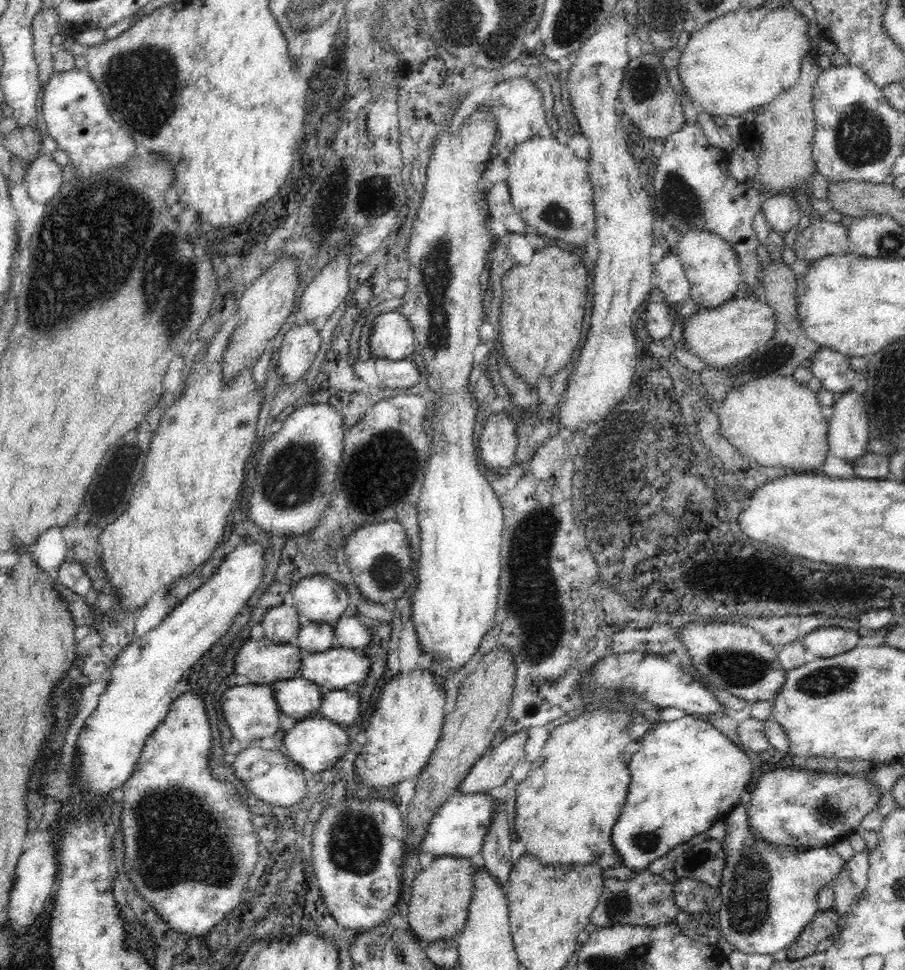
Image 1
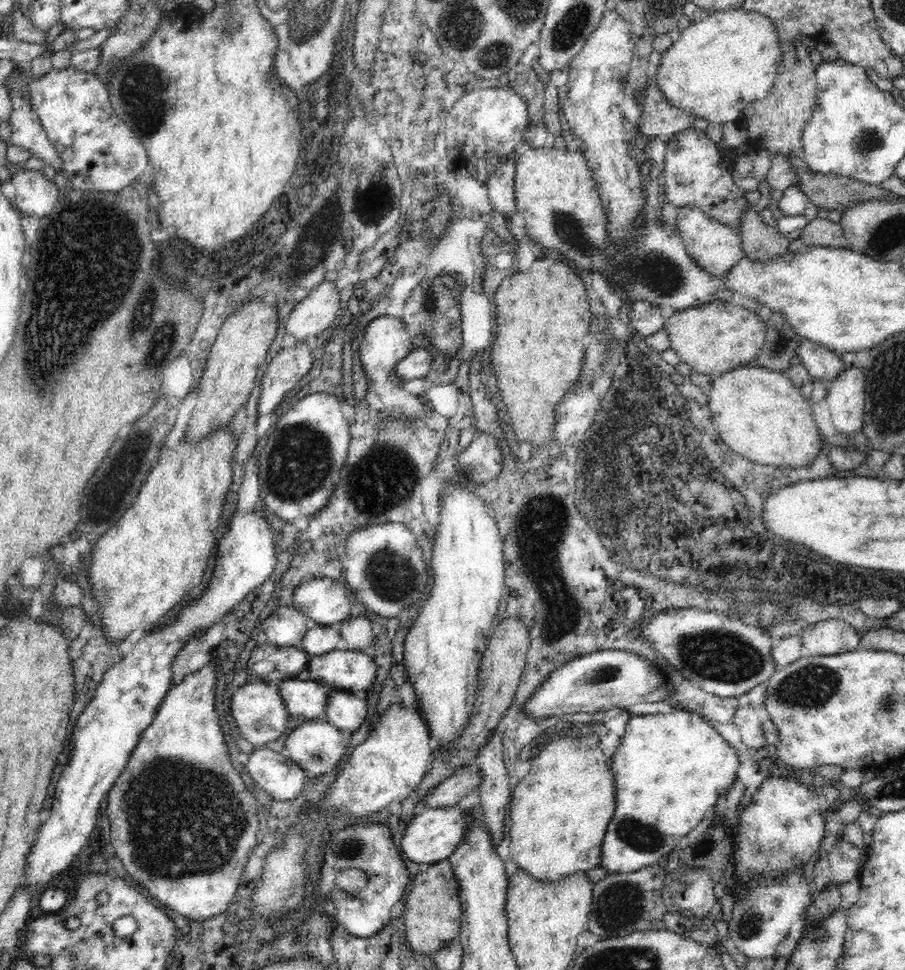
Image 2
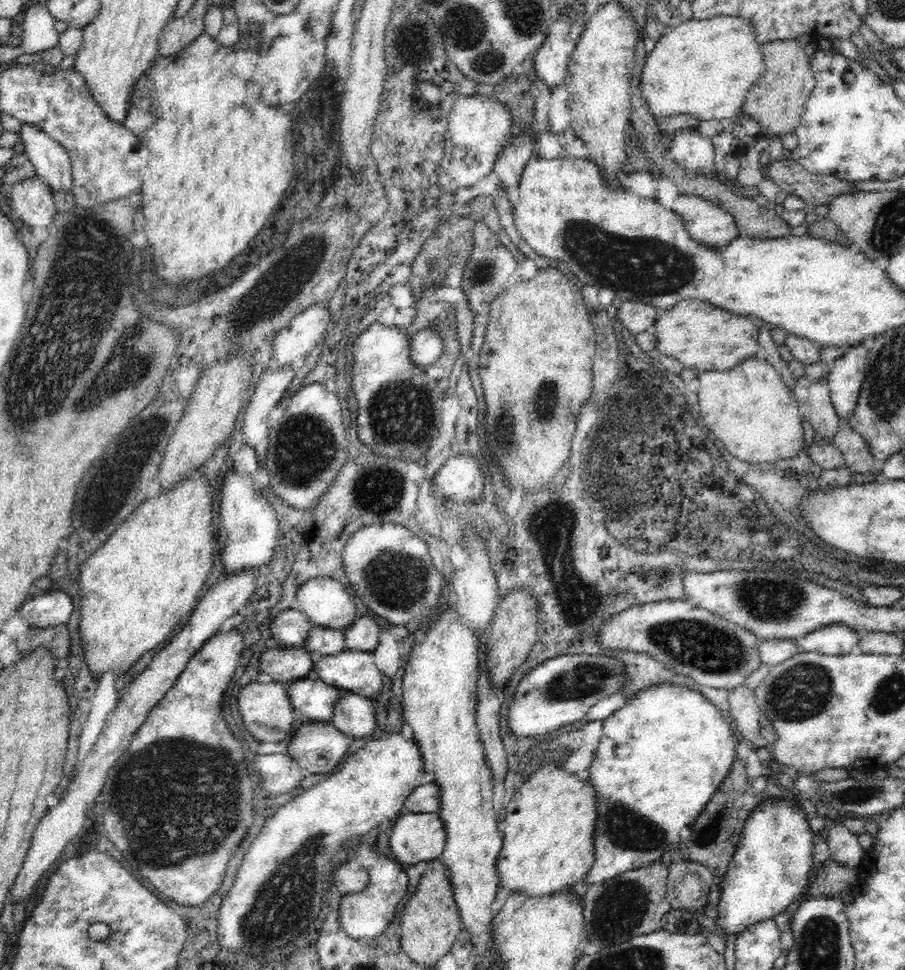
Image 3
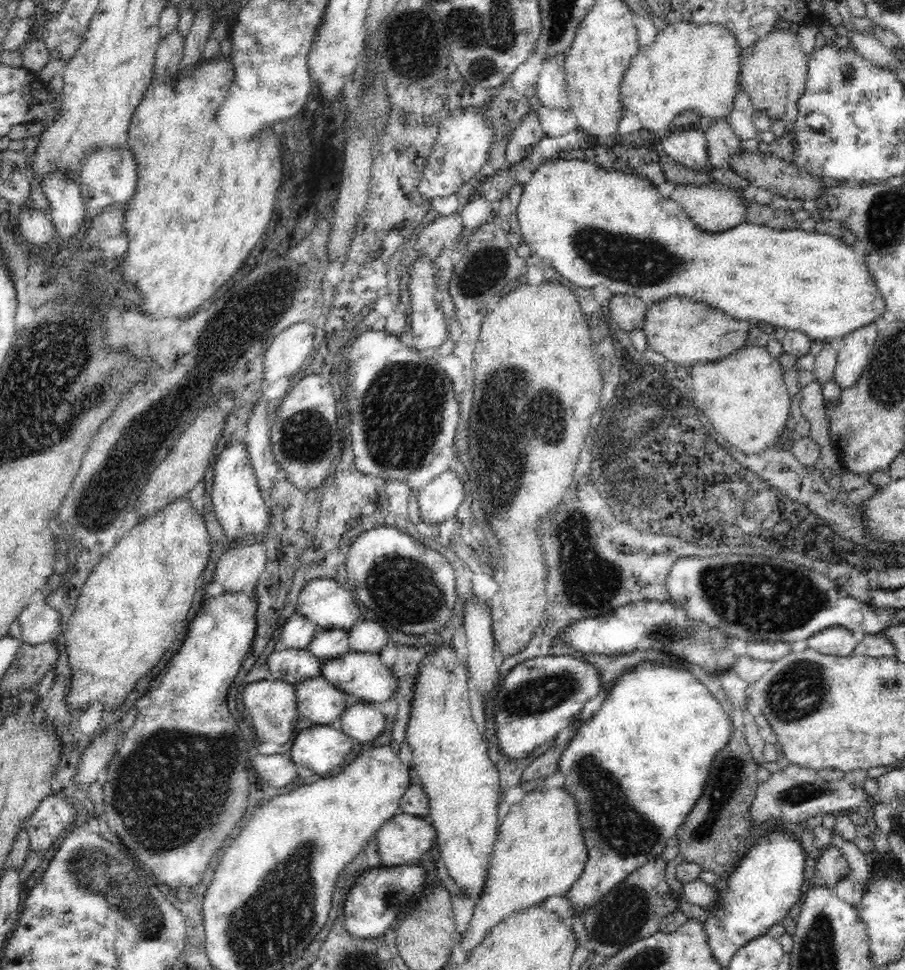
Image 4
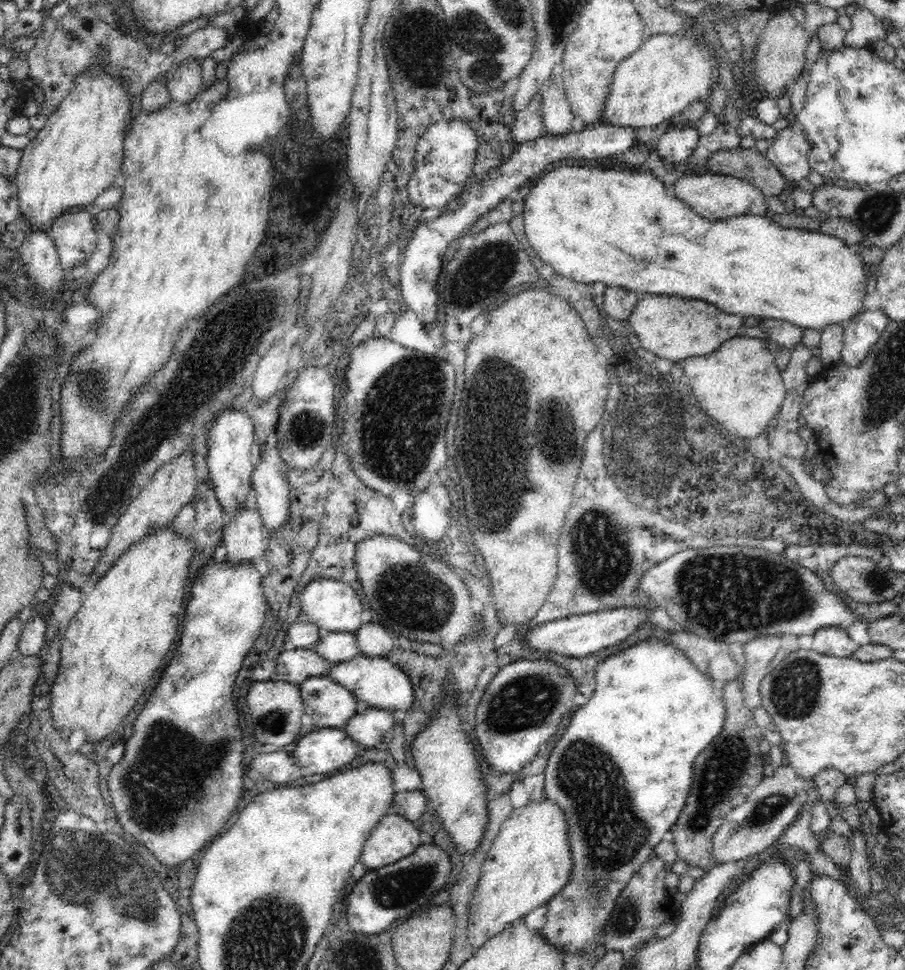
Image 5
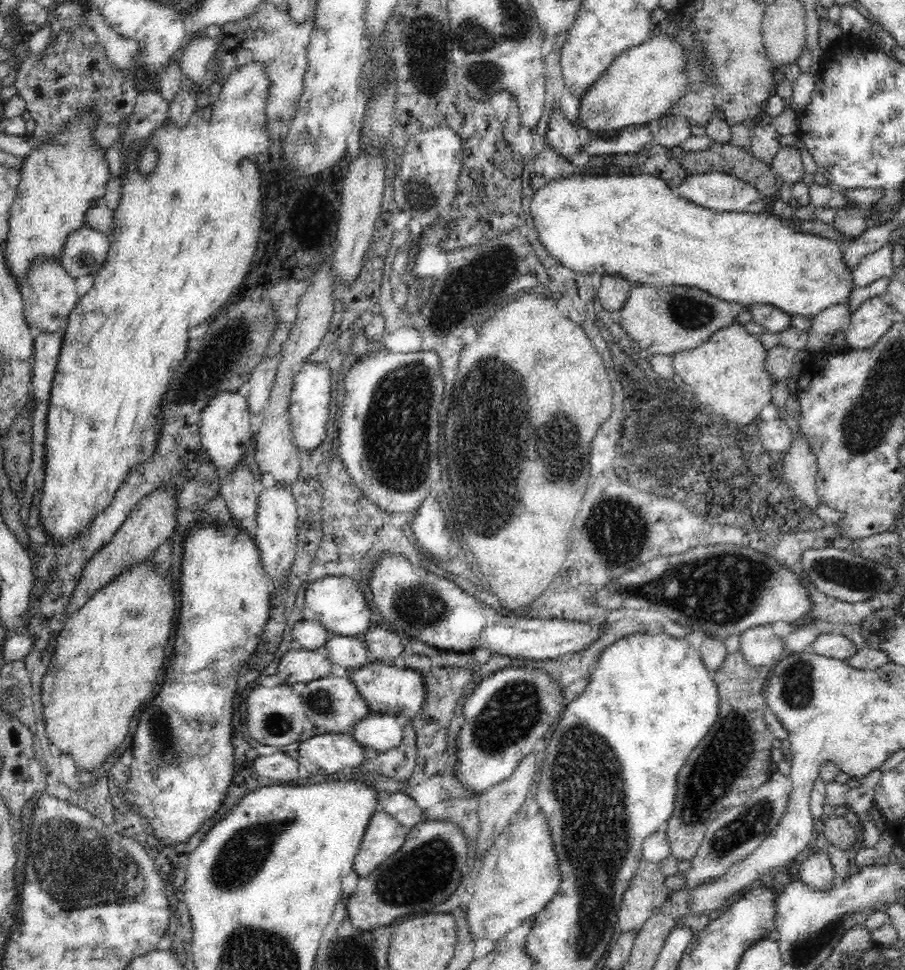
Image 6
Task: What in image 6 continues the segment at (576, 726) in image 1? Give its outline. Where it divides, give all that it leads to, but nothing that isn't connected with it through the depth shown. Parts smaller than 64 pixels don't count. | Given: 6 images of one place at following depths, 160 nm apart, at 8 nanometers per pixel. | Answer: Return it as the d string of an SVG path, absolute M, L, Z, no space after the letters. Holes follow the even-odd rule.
M544 813L513 820L482 856L477 868L473 893L466 906L472 938L497 941L532 917L552 900L561 883L559 860L552 841L552 830Z

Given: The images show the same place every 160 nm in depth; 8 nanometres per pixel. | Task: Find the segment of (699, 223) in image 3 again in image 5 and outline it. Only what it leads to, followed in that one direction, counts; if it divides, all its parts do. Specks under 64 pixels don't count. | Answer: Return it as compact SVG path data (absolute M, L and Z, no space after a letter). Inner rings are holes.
M712 173L680 175L671 187L673 196L685 202L699 216L710 221L724 220L734 216L763 216L766 215L767 204L765 194L750 184L730 175Z

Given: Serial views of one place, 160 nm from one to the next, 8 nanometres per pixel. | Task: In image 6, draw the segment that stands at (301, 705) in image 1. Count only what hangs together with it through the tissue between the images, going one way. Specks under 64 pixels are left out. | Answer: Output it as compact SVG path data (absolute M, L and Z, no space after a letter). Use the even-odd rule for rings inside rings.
M328 675L311 680L307 682L301 698L303 703L306 704L307 720L312 720L312 724L320 730L319 734L351 734L356 724L372 712L368 708L366 700L360 695L358 688L353 685L348 677Z

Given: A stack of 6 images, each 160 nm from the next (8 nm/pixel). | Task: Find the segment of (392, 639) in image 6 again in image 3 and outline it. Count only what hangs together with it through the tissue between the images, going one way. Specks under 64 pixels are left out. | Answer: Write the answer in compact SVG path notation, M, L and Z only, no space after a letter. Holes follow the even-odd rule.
M358 616L344 632L344 648L350 651L373 651L378 646L380 628L372 618Z

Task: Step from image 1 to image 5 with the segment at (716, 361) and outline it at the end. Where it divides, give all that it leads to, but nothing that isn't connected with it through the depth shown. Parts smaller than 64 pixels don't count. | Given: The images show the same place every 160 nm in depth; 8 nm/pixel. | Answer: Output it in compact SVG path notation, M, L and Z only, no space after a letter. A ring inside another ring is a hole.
M640 295L634 310L629 314L628 326L646 348L660 358L680 362L695 356L708 356L721 344L738 335L745 317L728 314L712 303L698 299L670 295Z

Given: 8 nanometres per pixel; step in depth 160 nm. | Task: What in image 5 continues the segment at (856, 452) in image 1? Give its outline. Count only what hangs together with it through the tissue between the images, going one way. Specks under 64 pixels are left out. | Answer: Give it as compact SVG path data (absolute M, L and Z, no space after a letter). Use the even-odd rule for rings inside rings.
M862 309L851 321L844 324L841 360L853 367L872 350L888 326L888 315L879 310Z

